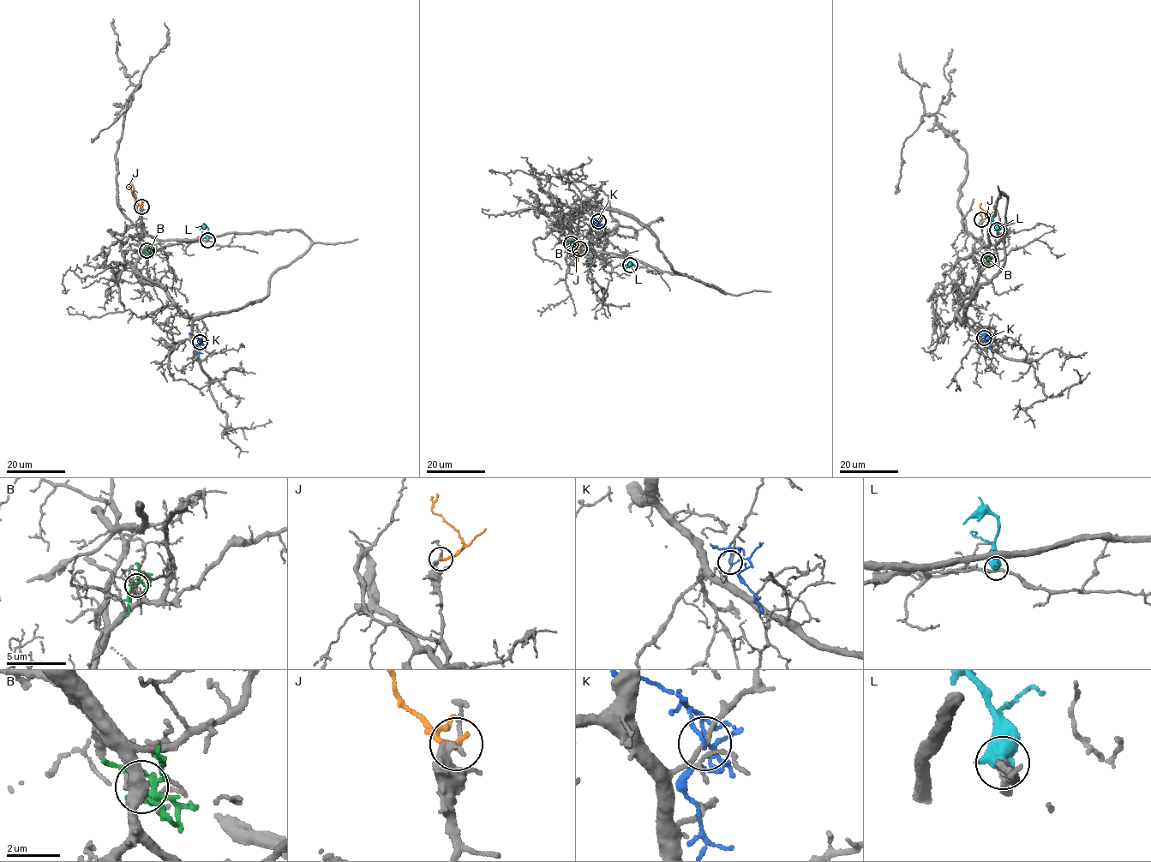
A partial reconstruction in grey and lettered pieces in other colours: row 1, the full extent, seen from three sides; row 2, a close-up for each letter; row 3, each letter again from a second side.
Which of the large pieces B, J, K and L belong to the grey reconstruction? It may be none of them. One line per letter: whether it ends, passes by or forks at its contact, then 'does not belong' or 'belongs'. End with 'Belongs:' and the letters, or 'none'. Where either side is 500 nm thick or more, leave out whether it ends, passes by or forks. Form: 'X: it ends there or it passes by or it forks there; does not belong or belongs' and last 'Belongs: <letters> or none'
B: it forks there; does not belong
J: it ends there; belongs
K: it passes by; does not belong
L: does not belong
Belongs: J

